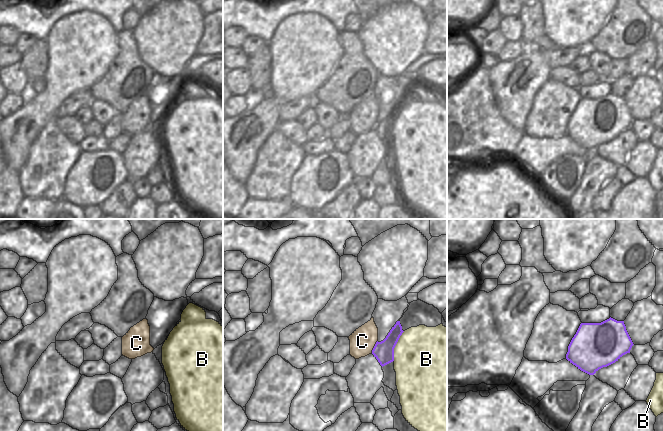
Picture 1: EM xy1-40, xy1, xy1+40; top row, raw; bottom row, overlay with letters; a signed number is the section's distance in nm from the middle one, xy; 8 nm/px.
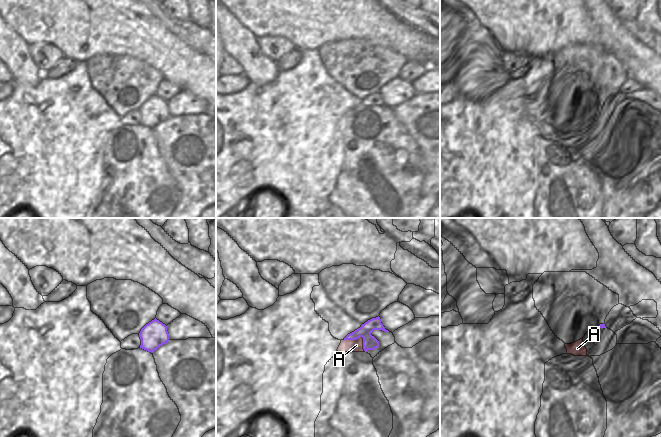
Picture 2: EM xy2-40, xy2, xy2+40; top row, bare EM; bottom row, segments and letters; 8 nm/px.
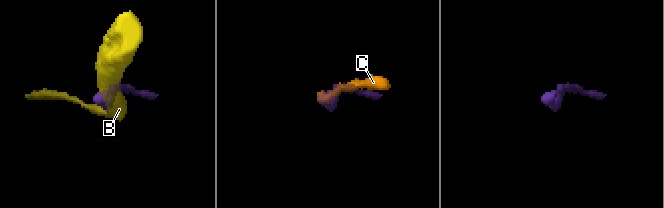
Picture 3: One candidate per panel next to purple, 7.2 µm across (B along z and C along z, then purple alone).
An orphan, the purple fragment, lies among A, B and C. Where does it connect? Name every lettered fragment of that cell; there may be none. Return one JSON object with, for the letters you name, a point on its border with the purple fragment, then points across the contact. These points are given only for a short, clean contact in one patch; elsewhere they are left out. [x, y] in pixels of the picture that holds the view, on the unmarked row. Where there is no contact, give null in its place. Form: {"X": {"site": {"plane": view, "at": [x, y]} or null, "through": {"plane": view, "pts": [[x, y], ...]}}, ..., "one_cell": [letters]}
{"one_cell": []}

